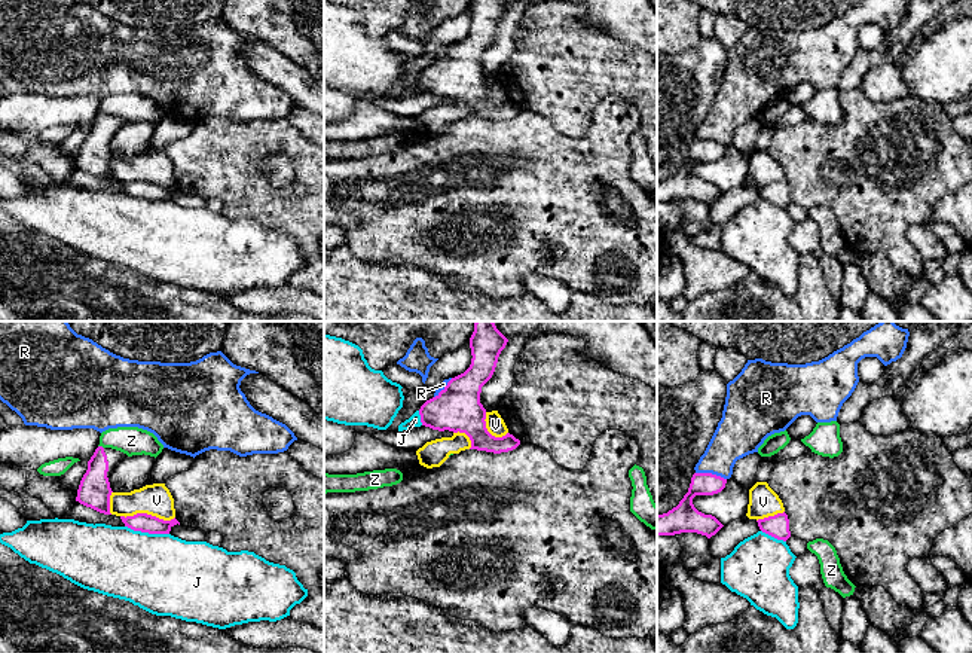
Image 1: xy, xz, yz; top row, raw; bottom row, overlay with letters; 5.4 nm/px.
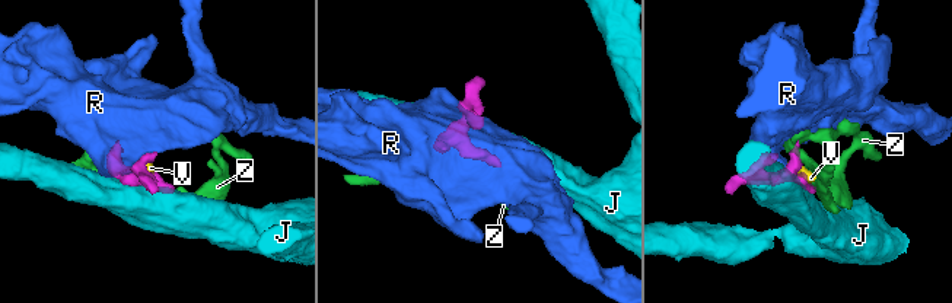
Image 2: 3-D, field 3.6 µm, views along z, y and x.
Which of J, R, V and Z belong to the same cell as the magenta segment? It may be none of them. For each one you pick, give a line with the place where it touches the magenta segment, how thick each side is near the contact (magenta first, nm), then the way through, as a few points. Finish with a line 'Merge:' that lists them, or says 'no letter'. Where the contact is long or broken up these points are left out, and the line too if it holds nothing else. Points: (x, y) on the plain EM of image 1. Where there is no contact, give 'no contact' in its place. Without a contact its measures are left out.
Merge: no letter

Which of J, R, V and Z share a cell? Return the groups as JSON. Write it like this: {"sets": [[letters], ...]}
{"sets": [["J"], ["R"], ["V", "Z"]]}

